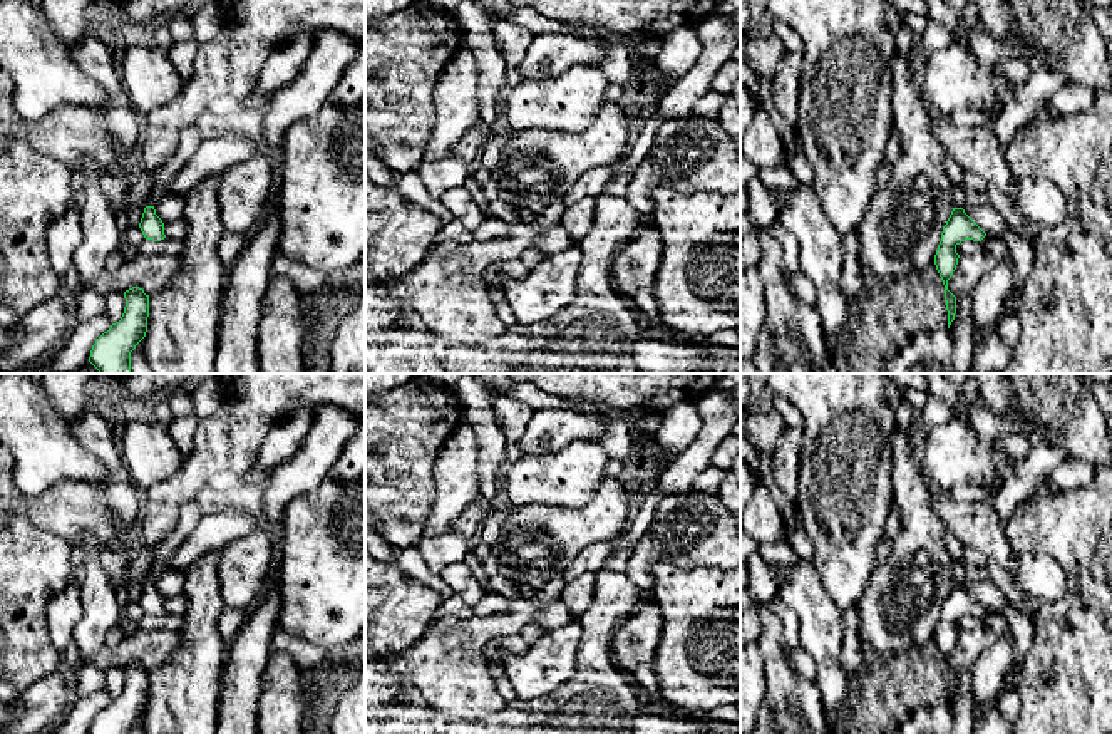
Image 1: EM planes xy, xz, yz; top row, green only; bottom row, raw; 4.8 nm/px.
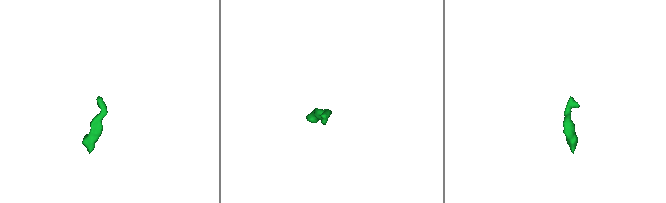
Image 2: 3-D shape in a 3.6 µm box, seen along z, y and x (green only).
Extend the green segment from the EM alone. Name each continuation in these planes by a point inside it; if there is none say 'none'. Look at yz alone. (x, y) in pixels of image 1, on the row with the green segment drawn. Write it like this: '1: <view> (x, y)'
1: yz (958, 191)

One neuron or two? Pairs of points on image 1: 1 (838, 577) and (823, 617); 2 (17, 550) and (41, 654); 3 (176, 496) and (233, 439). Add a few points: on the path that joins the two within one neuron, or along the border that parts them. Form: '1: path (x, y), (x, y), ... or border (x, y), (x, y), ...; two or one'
1: border (813, 565), (828, 595), (839, 609); two
2: path (17, 575), (17, 599), (27, 610), (25, 629); one
3: path (188, 481), (218, 451); one

